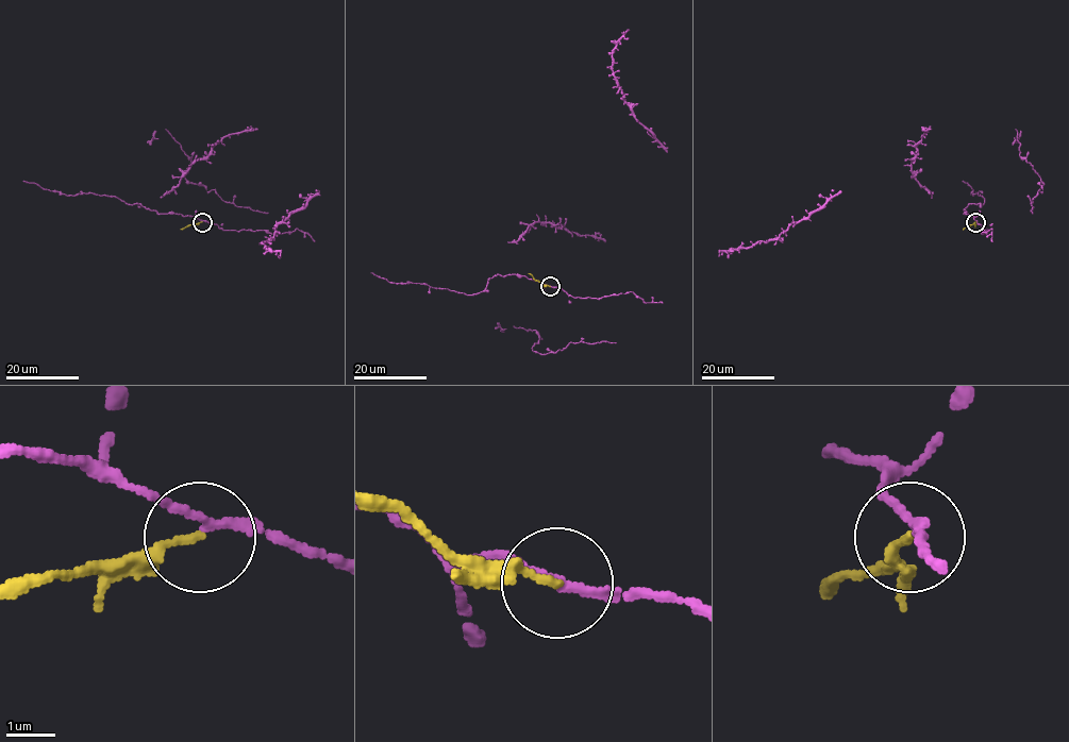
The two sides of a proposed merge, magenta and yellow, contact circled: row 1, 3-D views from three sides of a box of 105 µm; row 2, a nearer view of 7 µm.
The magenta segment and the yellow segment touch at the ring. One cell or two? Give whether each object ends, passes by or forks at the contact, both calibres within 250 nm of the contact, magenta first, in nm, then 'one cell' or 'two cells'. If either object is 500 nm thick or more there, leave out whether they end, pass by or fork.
magenta passes by | yellow ends | 150/150 nm | two cells

